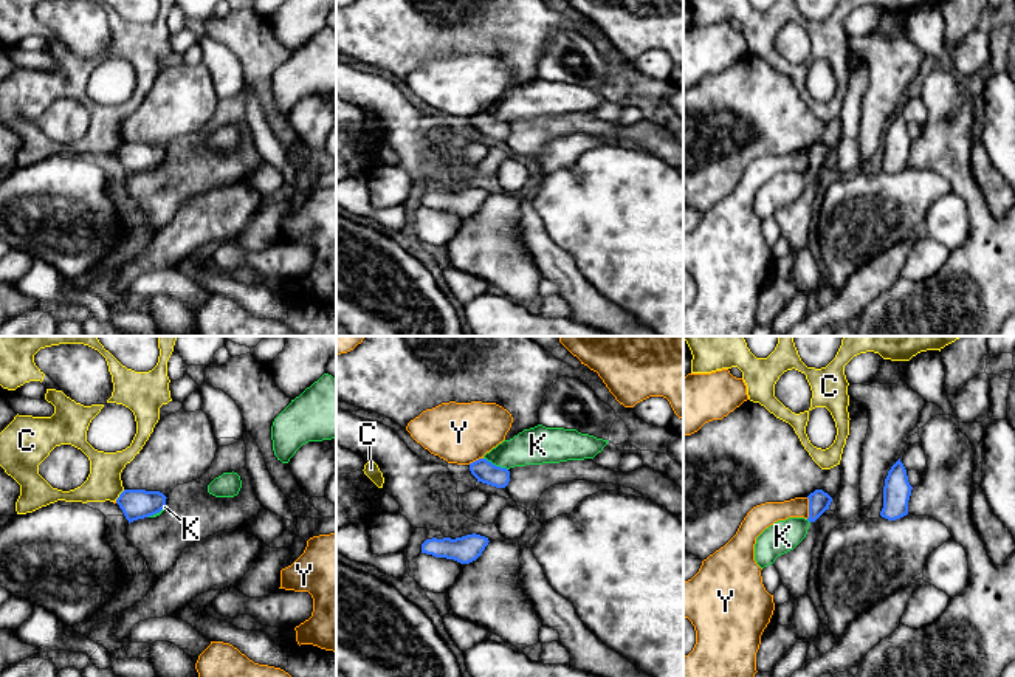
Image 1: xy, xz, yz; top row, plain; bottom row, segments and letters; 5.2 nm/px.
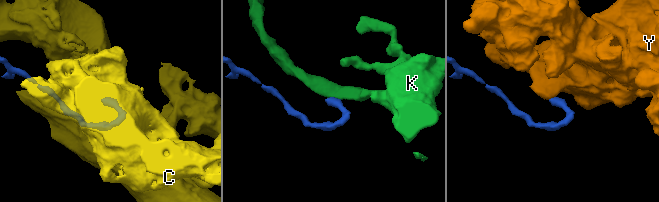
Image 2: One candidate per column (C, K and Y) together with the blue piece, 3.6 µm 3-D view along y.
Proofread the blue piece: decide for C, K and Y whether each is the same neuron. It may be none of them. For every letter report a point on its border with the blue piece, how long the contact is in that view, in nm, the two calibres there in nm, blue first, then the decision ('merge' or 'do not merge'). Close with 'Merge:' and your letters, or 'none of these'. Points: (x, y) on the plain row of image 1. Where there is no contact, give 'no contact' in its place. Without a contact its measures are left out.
C: meets blue in xy at (120, 147); contact 80 nm long; 160 nm thick on the blue side, 180 nm on the other; do not merge
K: meets blue in xz at (495, 118); contact 140 nm long; 110 nm thick on the blue side, 200 nm on the other; do not merge
Y: meets blue in yz at (809, 161); contact 110 nm long; 110 nm thick on the blue side, 120 nm on the other; do not merge
Merge: none of these

